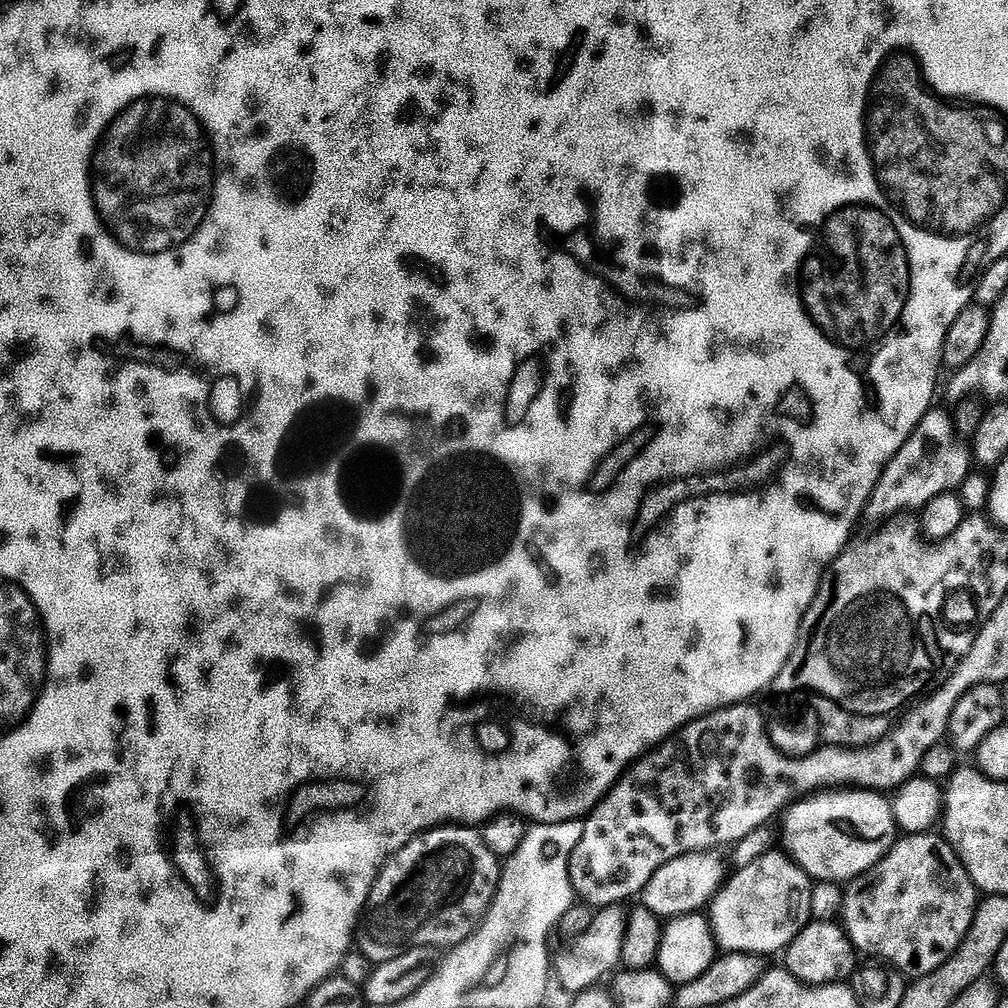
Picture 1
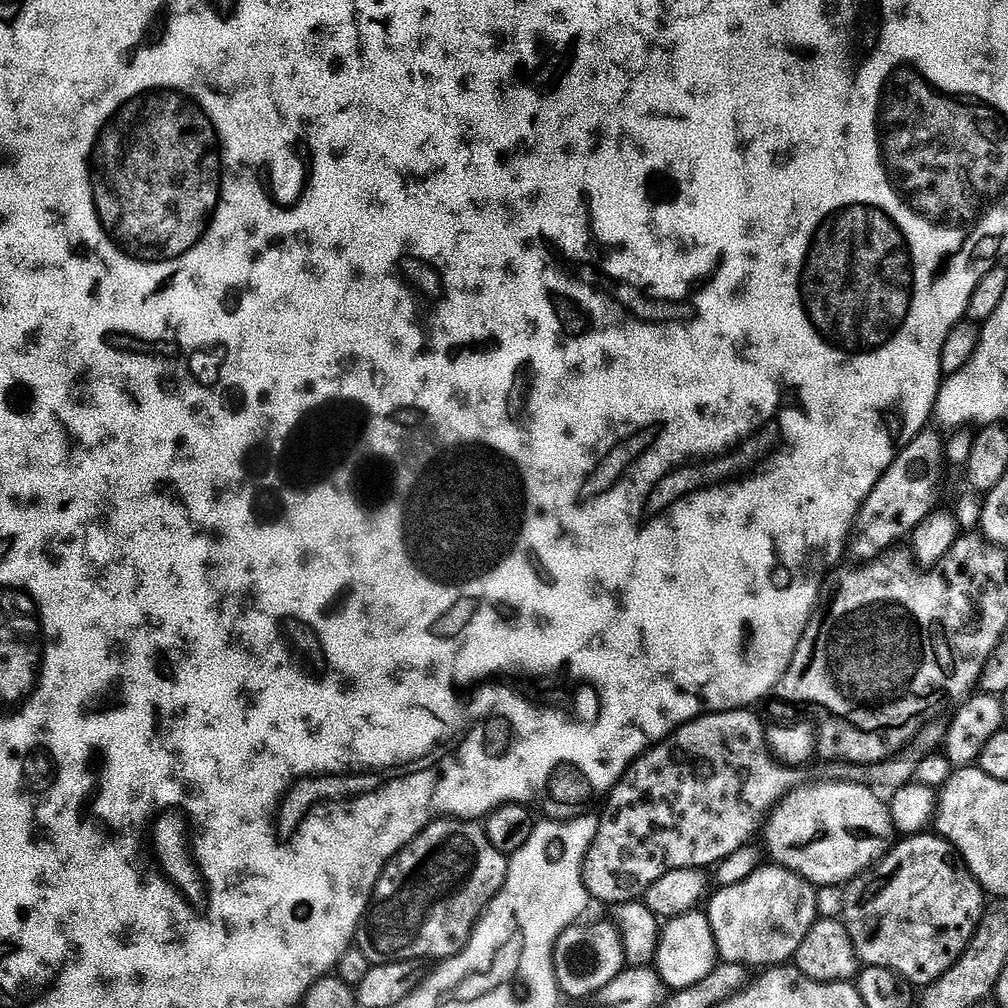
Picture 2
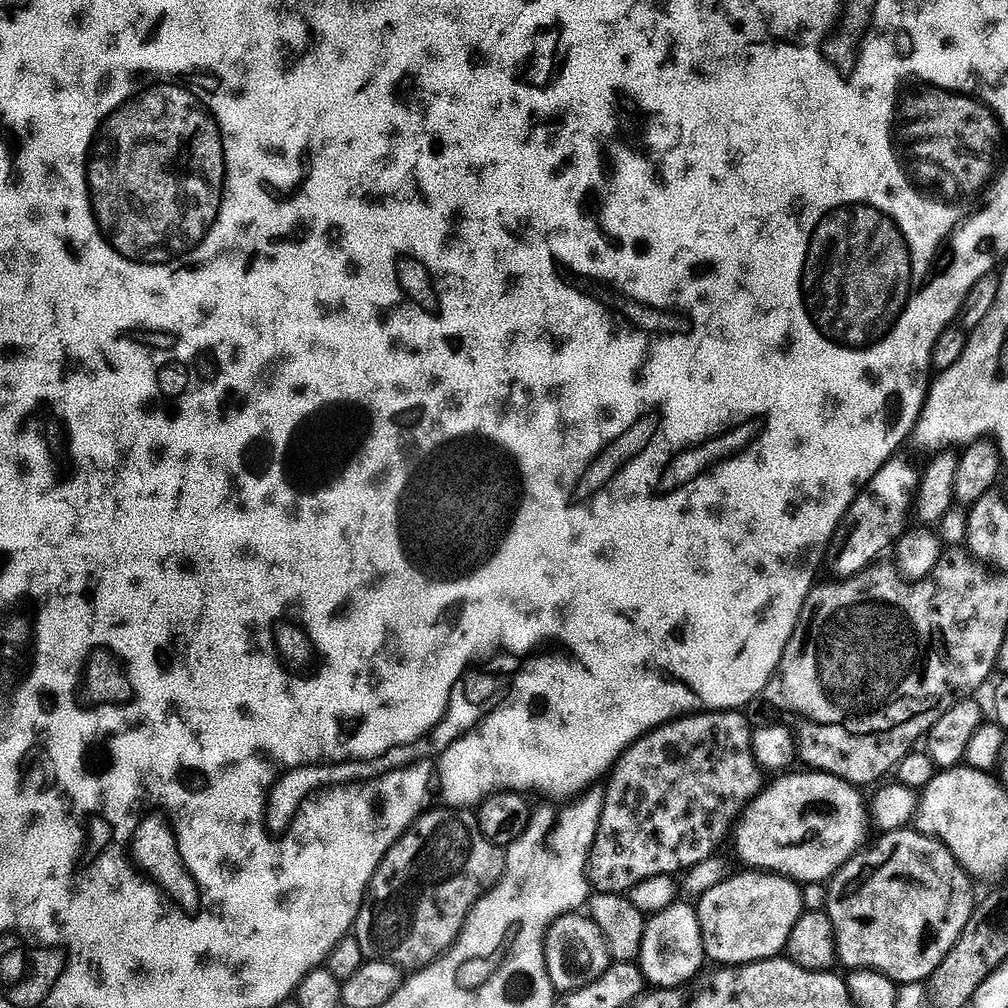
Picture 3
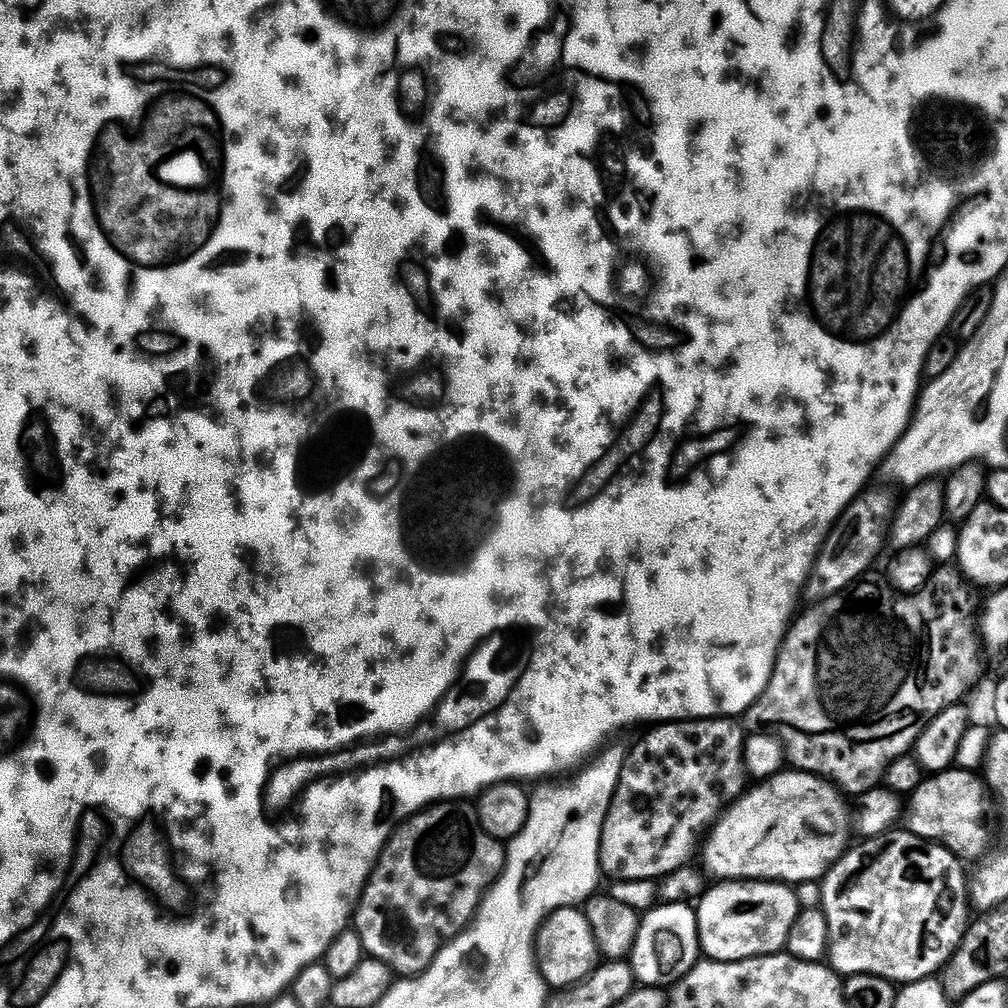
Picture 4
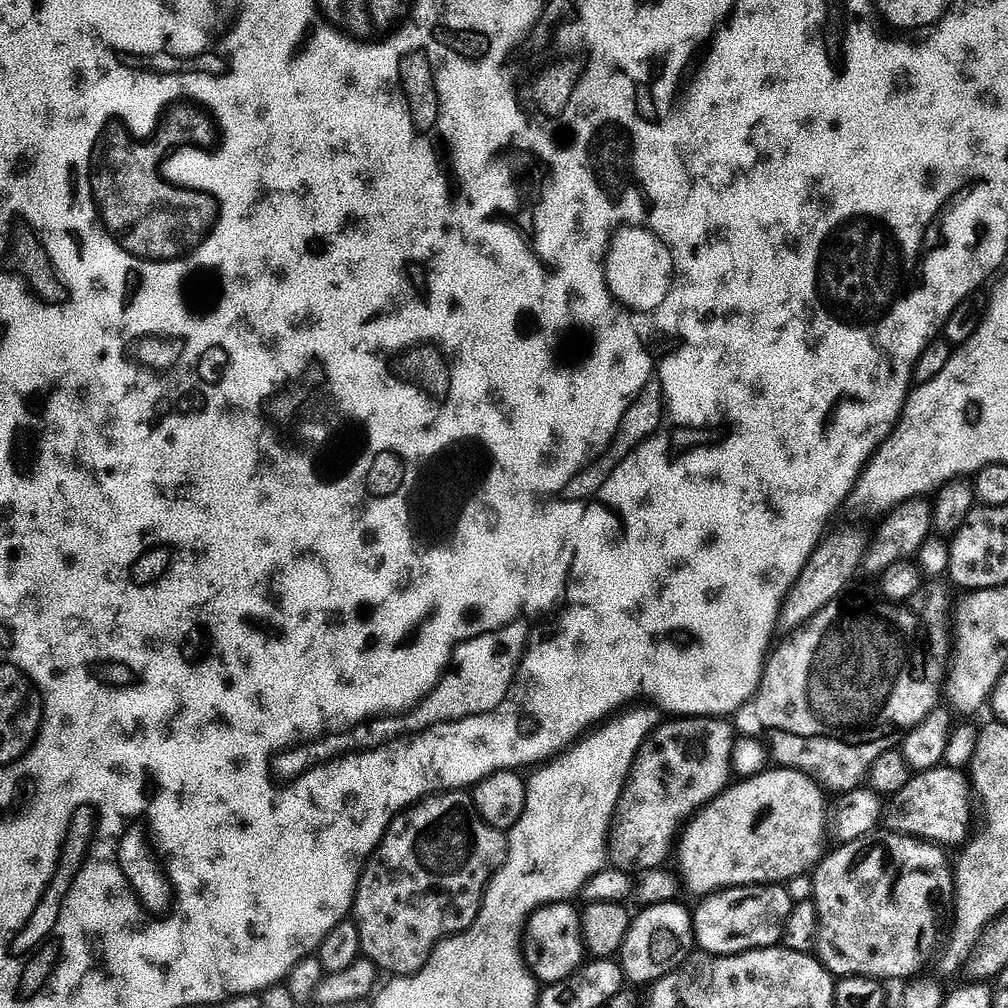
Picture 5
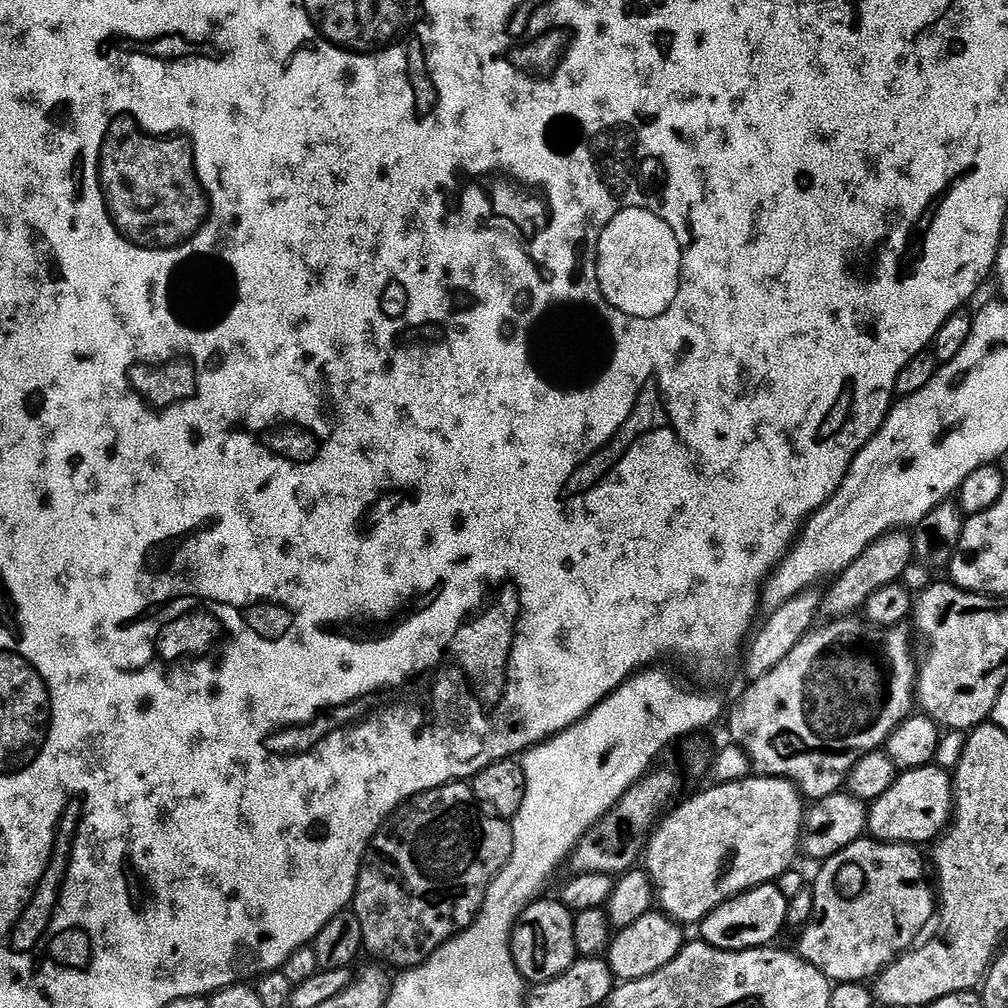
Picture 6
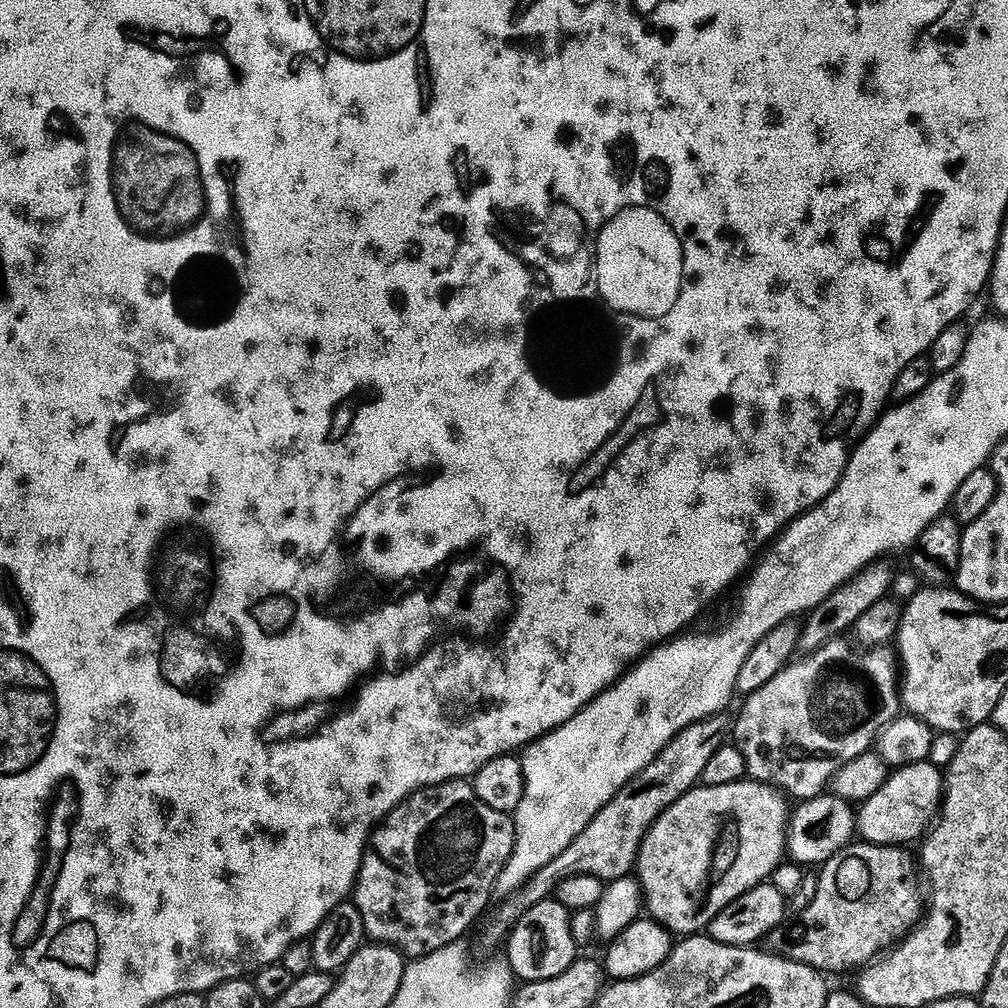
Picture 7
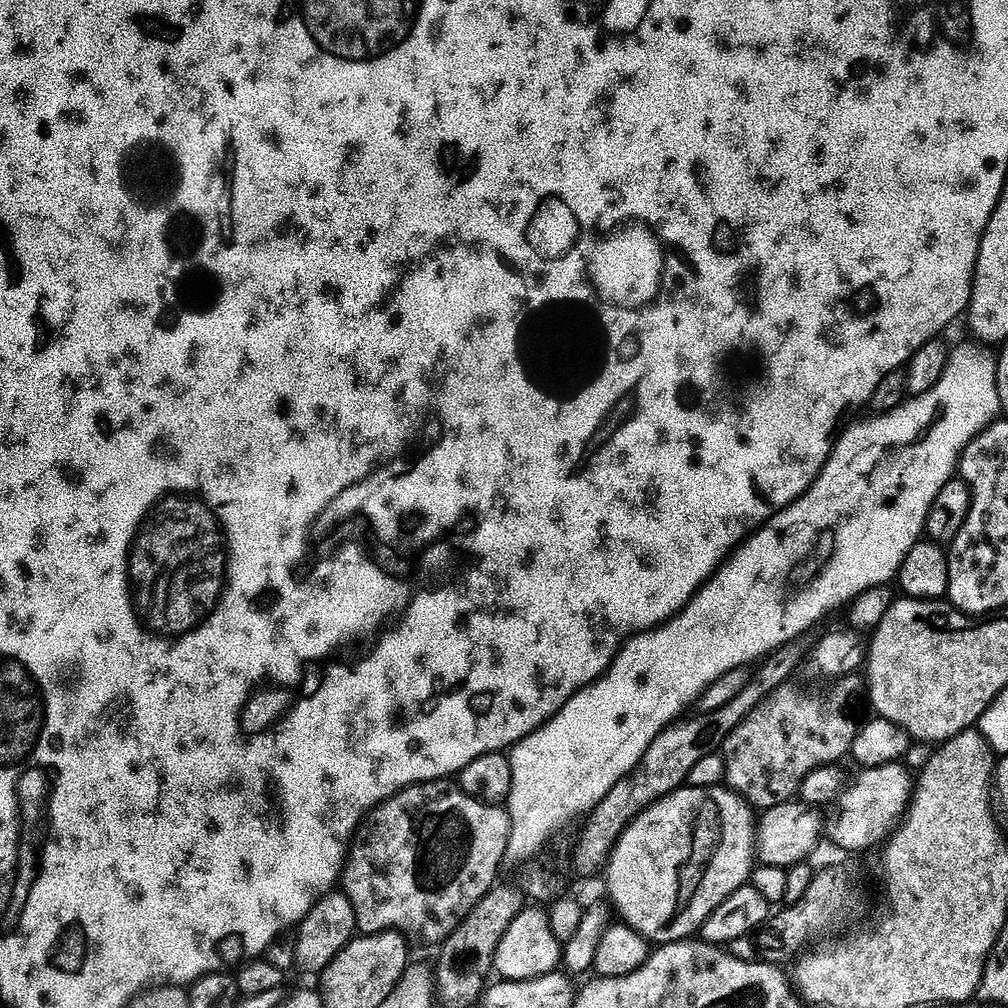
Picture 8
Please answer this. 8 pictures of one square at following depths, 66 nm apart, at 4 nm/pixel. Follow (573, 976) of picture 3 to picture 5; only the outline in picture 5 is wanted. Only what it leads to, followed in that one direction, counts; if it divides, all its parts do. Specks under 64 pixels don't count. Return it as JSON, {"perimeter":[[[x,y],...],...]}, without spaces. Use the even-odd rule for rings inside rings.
{"perimeter":[[[568,902],[559,904],[546,904],[528,917],[528,923],[524,925],[522,933],[522,953],[524,963],[528,965],[529,972],[536,977],[541,985],[557,984],[559,980],[565,980],[585,963],[586,949],[584,939],[580,933],[580,912],[572,909]]]}

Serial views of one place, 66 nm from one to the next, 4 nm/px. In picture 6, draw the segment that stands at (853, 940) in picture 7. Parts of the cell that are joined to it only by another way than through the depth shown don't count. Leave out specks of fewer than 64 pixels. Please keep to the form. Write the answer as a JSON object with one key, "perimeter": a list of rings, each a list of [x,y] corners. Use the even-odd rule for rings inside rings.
{"perimeter":[[[861,838],[819,865],[820,873],[812,892],[812,917],[803,925],[804,937],[800,940],[799,951],[812,952],[810,963],[826,979],[836,984],[871,981],[909,951],[921,939],[920,931],[933,923],[938,904],[933,889],[932,892],[928,889],[924,856],[920,852],[923,851],[915,844],[889,844],[883,840]]]}

